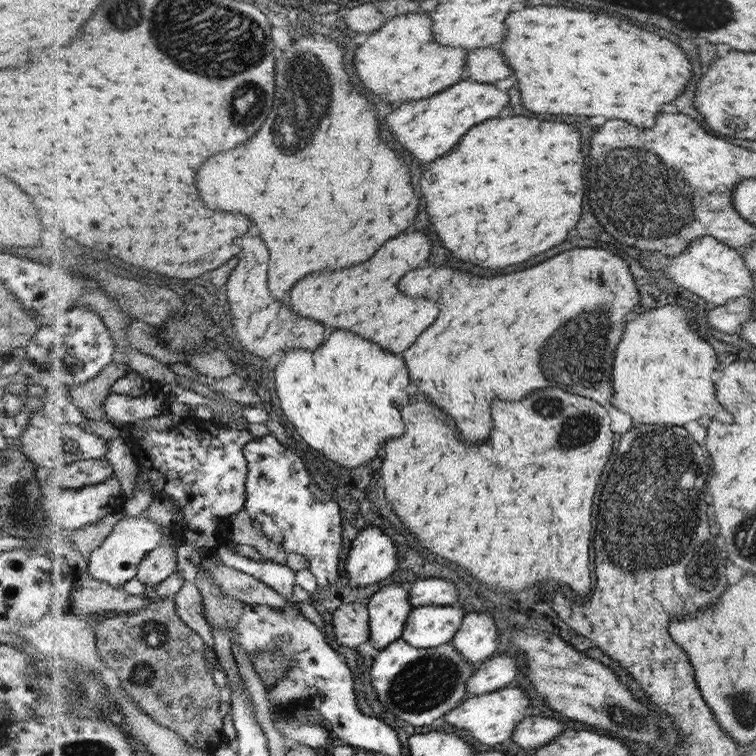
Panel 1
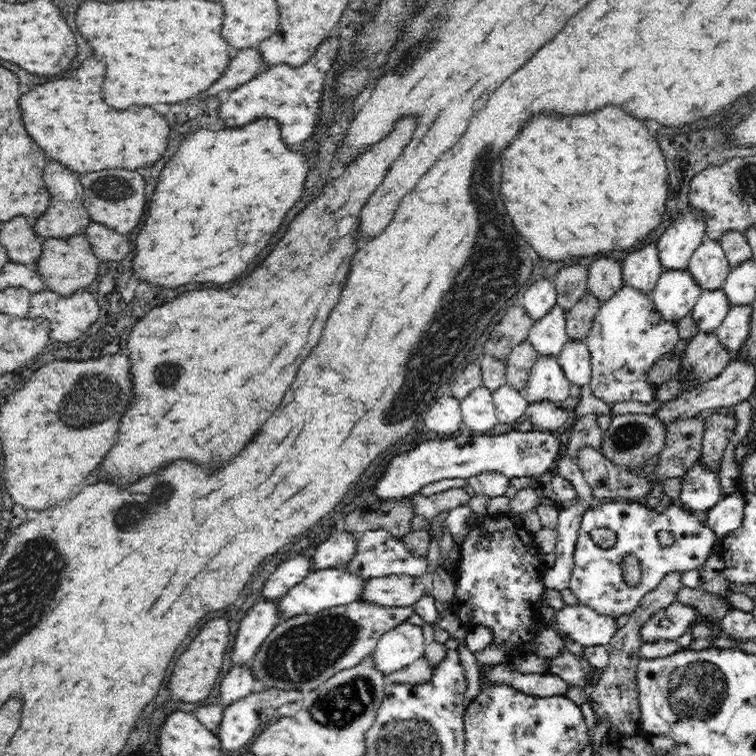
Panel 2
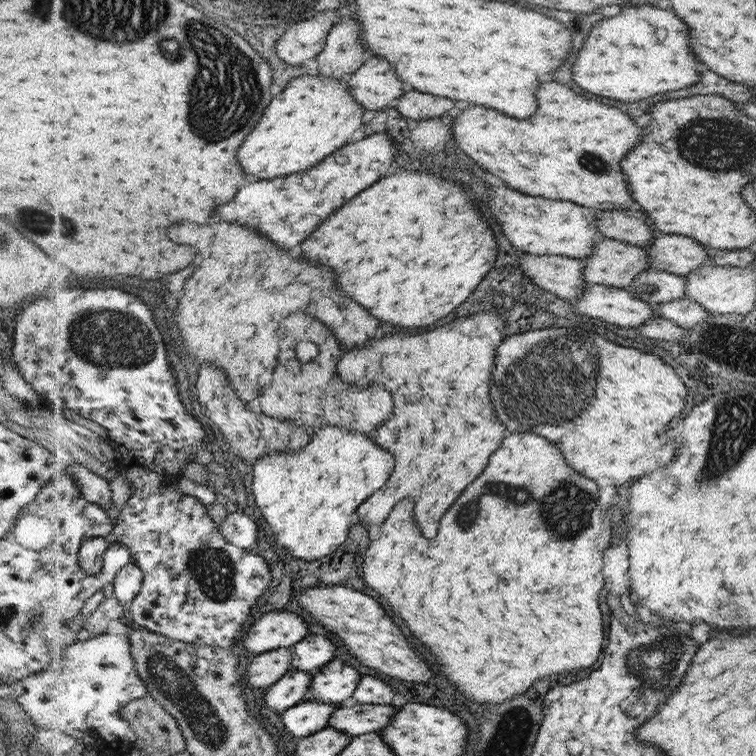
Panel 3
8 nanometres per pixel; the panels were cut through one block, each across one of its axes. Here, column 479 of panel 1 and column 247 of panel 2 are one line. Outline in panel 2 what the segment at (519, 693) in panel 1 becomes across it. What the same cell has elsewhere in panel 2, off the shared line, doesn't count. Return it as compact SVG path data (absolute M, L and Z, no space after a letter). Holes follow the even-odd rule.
M266 689L264 692L248 694L226 709L216 734L222 750L238 750L254 737L262 722L262 716L277 711L283 704L302 700L300 690Z

